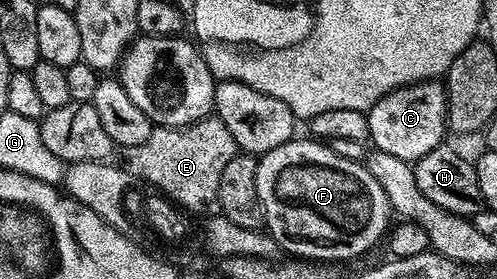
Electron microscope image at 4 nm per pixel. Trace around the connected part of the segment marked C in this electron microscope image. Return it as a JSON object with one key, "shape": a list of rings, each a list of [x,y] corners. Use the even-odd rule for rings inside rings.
{"shape":[[[437,79],[393,88],[387,96],[380,98],[380,102],[370,107],[369,143],[384,154],[396,154],[396,158],[416,162],[443,143],[448,132],[446,105],[446,89]]]}

